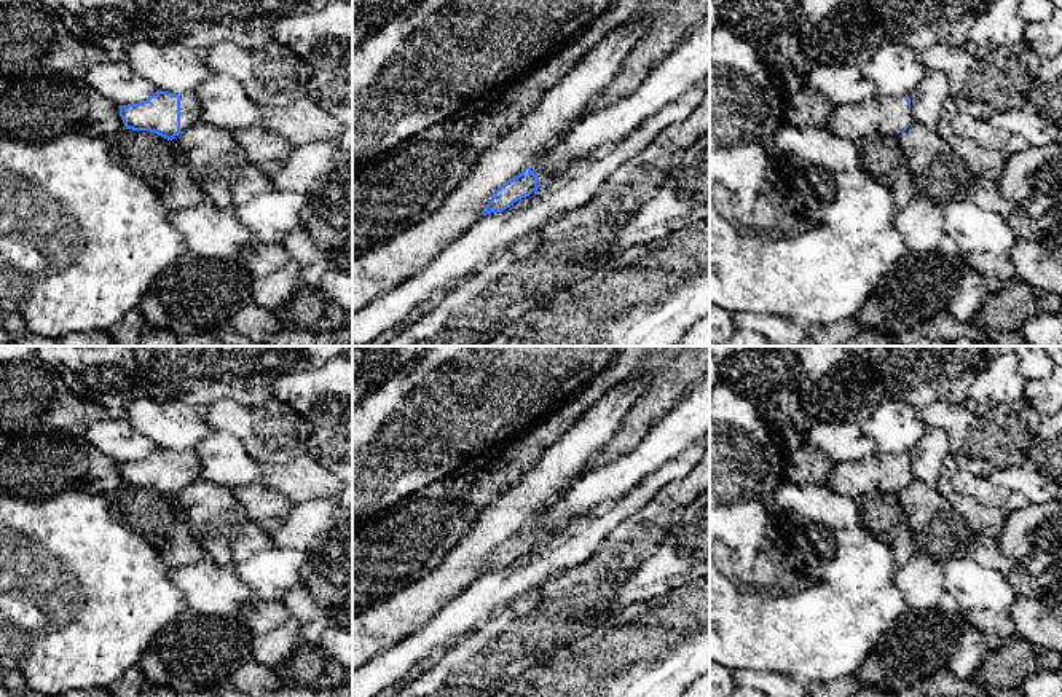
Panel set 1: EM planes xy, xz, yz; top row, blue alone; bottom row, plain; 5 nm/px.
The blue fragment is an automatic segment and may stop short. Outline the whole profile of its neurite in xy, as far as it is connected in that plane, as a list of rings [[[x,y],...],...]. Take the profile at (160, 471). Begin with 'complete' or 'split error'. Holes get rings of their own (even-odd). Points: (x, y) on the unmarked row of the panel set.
split error; [[[158,447],[147,458],[120,463],[126,486],[150,488],[172,498],[199,478],[199,461],[193,453],[179,453]]]

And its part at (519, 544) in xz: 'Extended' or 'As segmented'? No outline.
Extended

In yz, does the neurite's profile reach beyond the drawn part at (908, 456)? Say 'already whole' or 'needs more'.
needs more

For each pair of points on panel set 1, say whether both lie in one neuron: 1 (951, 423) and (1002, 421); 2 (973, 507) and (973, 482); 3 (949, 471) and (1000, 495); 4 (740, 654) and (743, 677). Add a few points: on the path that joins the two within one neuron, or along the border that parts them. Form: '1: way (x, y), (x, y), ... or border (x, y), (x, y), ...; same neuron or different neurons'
1: way (963, 423), (989, 423); same neuron
2: border (959, 493), (986, 506), (1005, 507); different neurons
3: way (962, 480), (987, 495); same neuron
4: border (735, 670), (769, 670), (778, 673); different neurons

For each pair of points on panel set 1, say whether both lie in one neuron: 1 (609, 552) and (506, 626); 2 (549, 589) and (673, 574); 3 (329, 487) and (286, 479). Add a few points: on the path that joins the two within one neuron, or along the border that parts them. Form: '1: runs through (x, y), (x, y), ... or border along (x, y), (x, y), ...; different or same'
1: runs through (587, 579), (542, 624), (533, 626); same
2: border along (651, 555), (624, 581), (603, 613); different
3: runs through (318, 484), (297, 479); same

